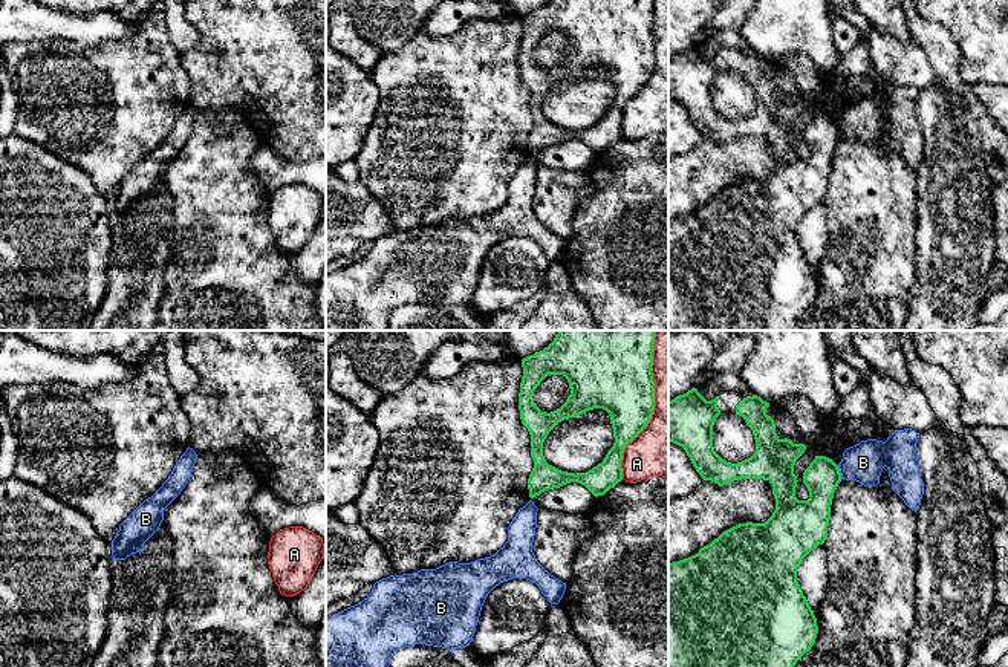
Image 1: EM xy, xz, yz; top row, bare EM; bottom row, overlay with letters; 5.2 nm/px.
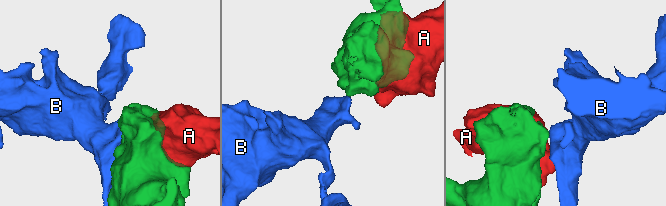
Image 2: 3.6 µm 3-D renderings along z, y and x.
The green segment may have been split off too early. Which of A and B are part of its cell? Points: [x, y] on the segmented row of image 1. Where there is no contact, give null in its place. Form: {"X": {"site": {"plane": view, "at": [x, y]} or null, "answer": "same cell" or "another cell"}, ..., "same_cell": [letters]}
{"A": {"site": {"plane": "xz", "at": [653, 404]}, "answer": "another cell"}, "B": {"site": {"plane": "yz", "at": [838, 471]}, "answer": "another cell"}, "same_cell": []}

